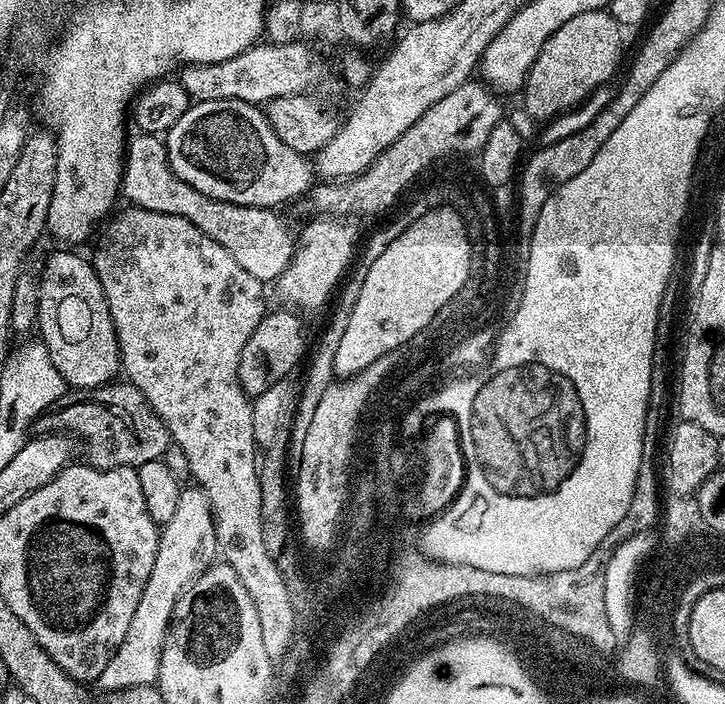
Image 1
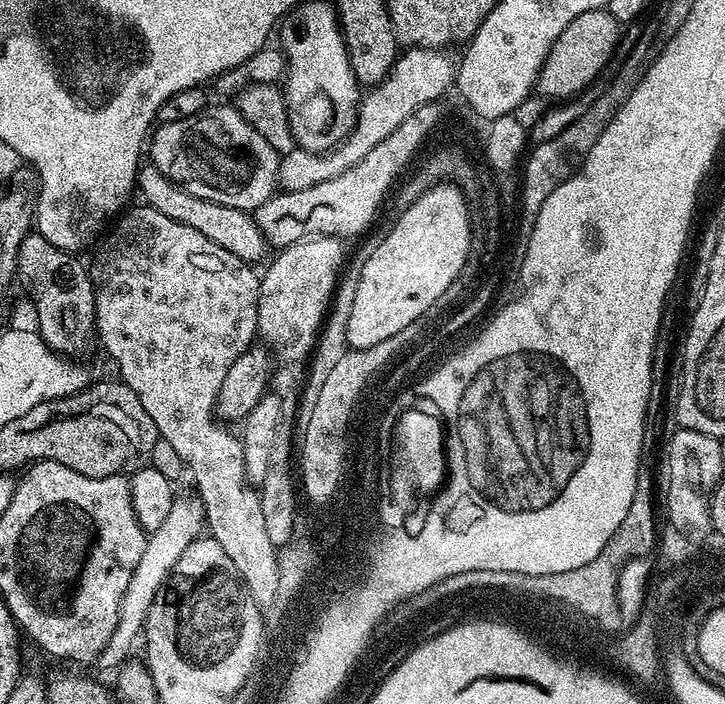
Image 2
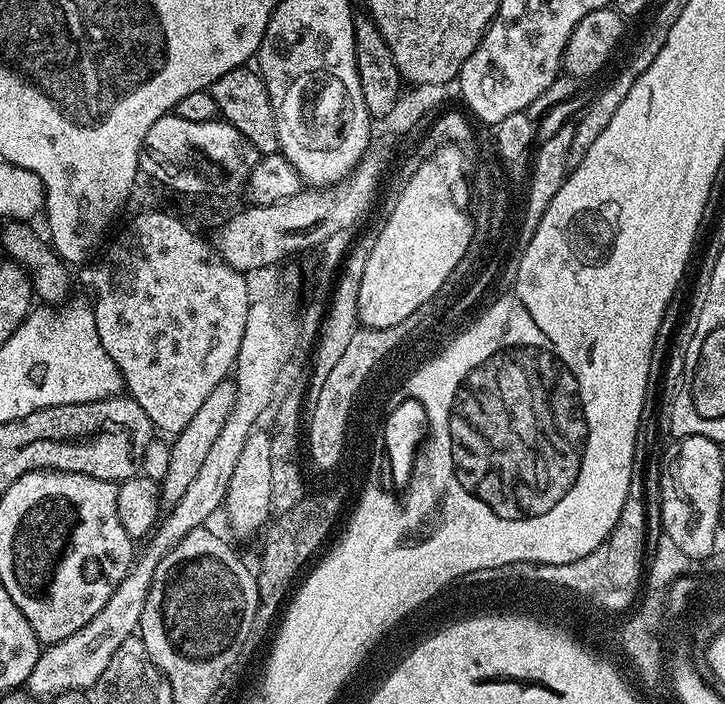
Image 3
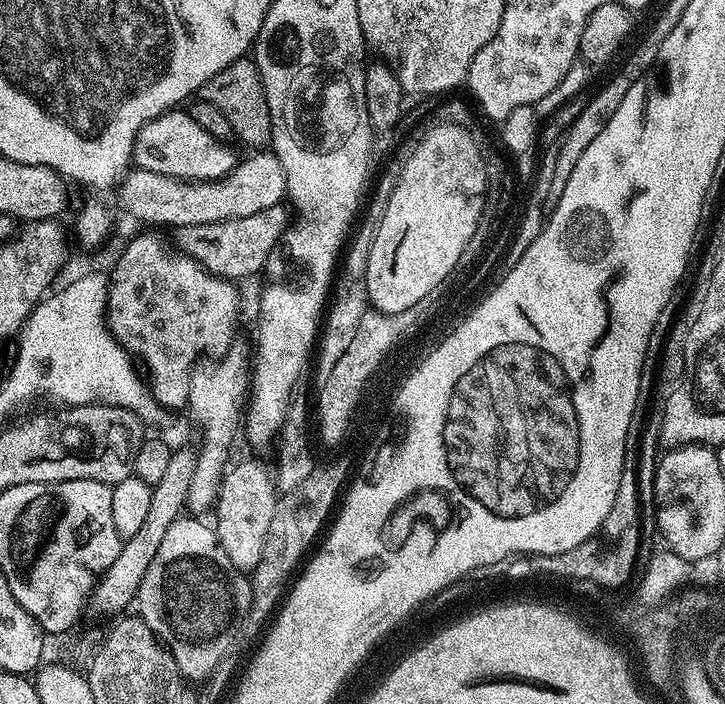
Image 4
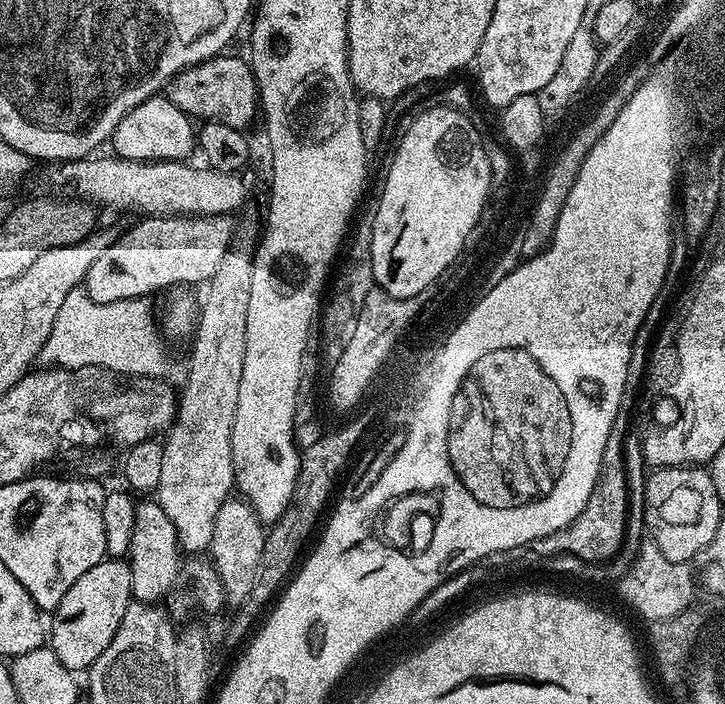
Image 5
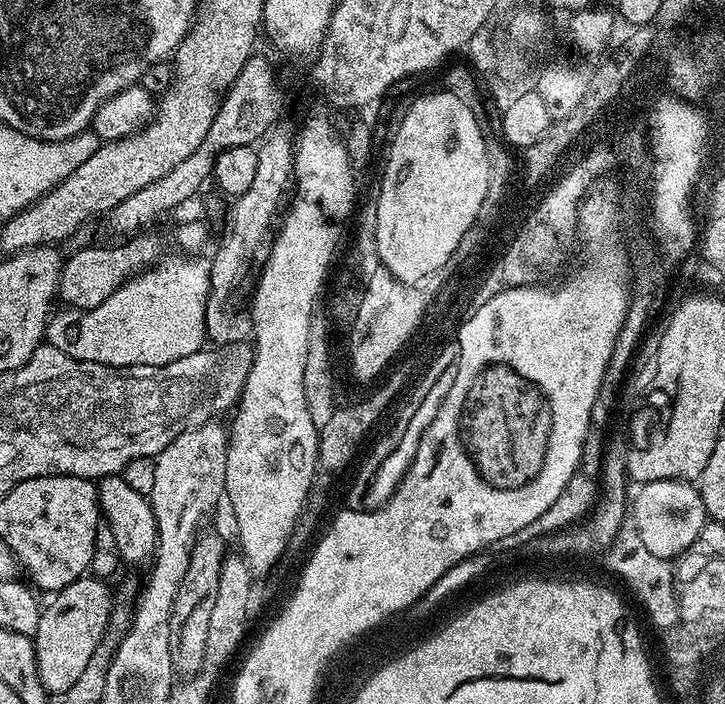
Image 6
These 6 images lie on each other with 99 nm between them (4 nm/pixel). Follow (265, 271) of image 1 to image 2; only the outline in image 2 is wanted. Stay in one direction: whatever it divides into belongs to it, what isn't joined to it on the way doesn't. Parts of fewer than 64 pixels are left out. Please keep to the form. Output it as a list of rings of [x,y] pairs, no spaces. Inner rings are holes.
[[[144,166],[138,172],[138,192],[145,196],[147,207],[166,214],[166,218],[174,218],[174,222],[182,222],[186,226],[194,226],[198,234],[206,234],[210,242],[230,250],[240,260],[257,262],[264,256],[266,241],[261,234],[255,219],[241,208],[222,206],[218,202],[210,202],[206,198],[198,198],[190,194],[183,186],[173,184],[166,179],[157,168]]]

